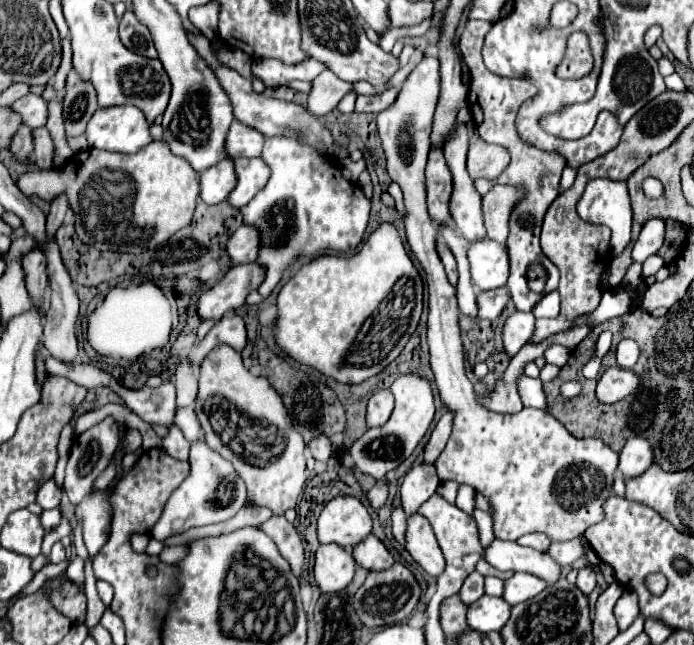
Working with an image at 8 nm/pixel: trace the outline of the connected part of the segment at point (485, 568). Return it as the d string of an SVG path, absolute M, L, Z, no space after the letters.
M480 559L478 561L478 565L476 565L476 571L480 573L480 575L484 575L484 577L488 577L488 575L494 575L494 577L500 577L500 579L508 579L512 573L510 571L506 571L506 573L502 573L502 571L496 571L492 565L488 565L484 559Z

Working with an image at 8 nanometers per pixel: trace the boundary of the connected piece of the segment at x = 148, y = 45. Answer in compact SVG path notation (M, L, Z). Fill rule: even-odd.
M126 11L124 17L120 19L120 39L124 47L136 55L158 57L158 51L154 47L154 39L148 27L144 27L130 11Z

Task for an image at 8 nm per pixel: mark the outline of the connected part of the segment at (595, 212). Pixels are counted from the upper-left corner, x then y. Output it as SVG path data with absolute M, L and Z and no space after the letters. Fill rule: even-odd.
M594 179L586 185L582 199L578 201L578 215L588 223L608 225L612 229L612 251L622 253L630 241L630 225L632 225L632 209L626 181L612 179Z

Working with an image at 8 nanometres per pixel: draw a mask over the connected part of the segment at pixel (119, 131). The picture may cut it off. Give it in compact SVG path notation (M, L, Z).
M98 107L86 125L88 145L94 149L114 153L136 153L146 147L150 137L150 125L138 107Z

